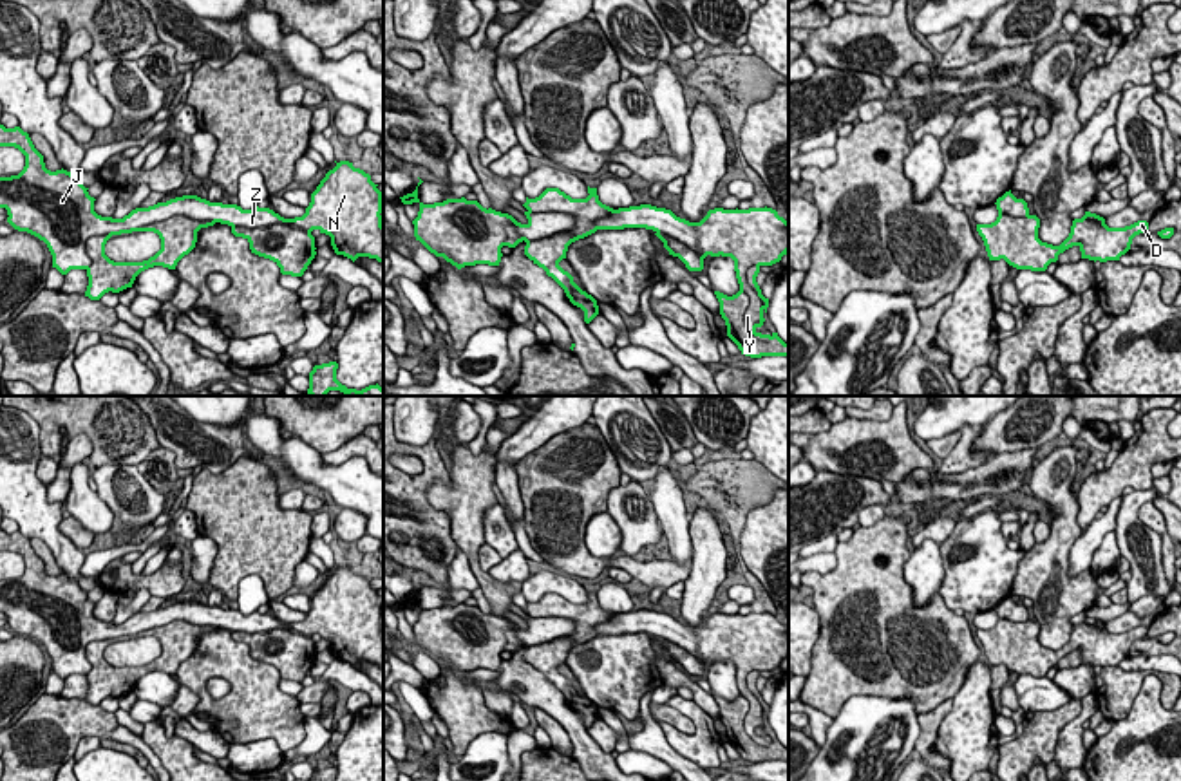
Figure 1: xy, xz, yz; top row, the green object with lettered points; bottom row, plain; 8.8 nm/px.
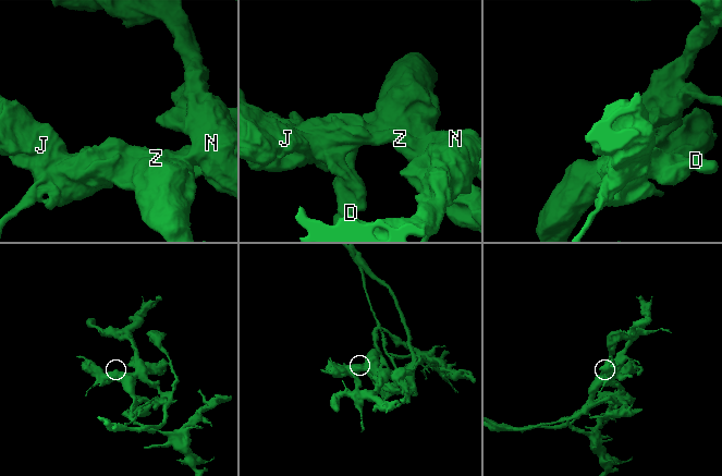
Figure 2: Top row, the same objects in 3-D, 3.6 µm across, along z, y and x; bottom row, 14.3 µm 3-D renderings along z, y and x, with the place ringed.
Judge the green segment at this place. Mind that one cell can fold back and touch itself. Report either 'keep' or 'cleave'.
cleave

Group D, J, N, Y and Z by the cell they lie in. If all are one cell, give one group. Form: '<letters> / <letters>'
D / J N Y Z

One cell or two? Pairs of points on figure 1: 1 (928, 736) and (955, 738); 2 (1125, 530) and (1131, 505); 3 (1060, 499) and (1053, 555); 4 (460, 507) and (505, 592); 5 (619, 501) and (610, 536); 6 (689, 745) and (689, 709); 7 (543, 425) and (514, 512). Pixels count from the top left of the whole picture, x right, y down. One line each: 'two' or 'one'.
1: two
2: one
3: one
4: one
5: two
6: one
7: one

